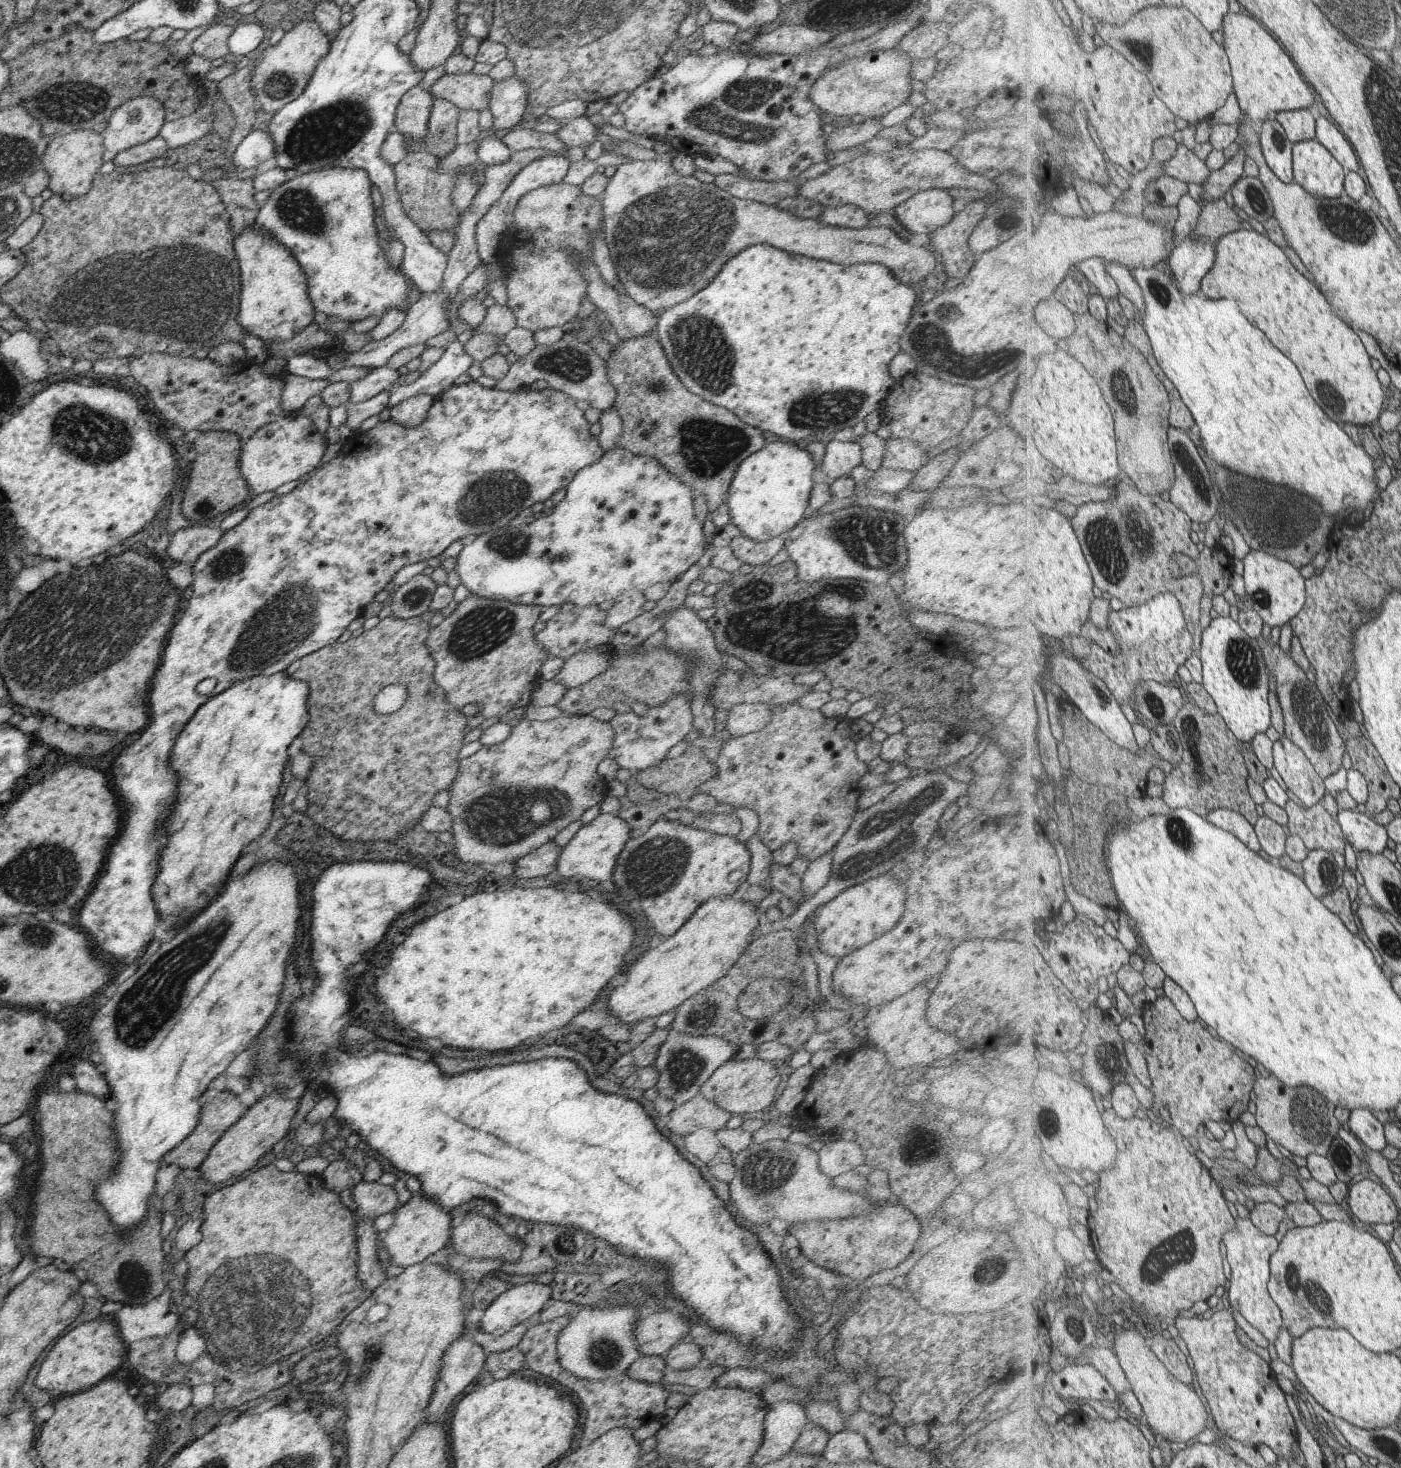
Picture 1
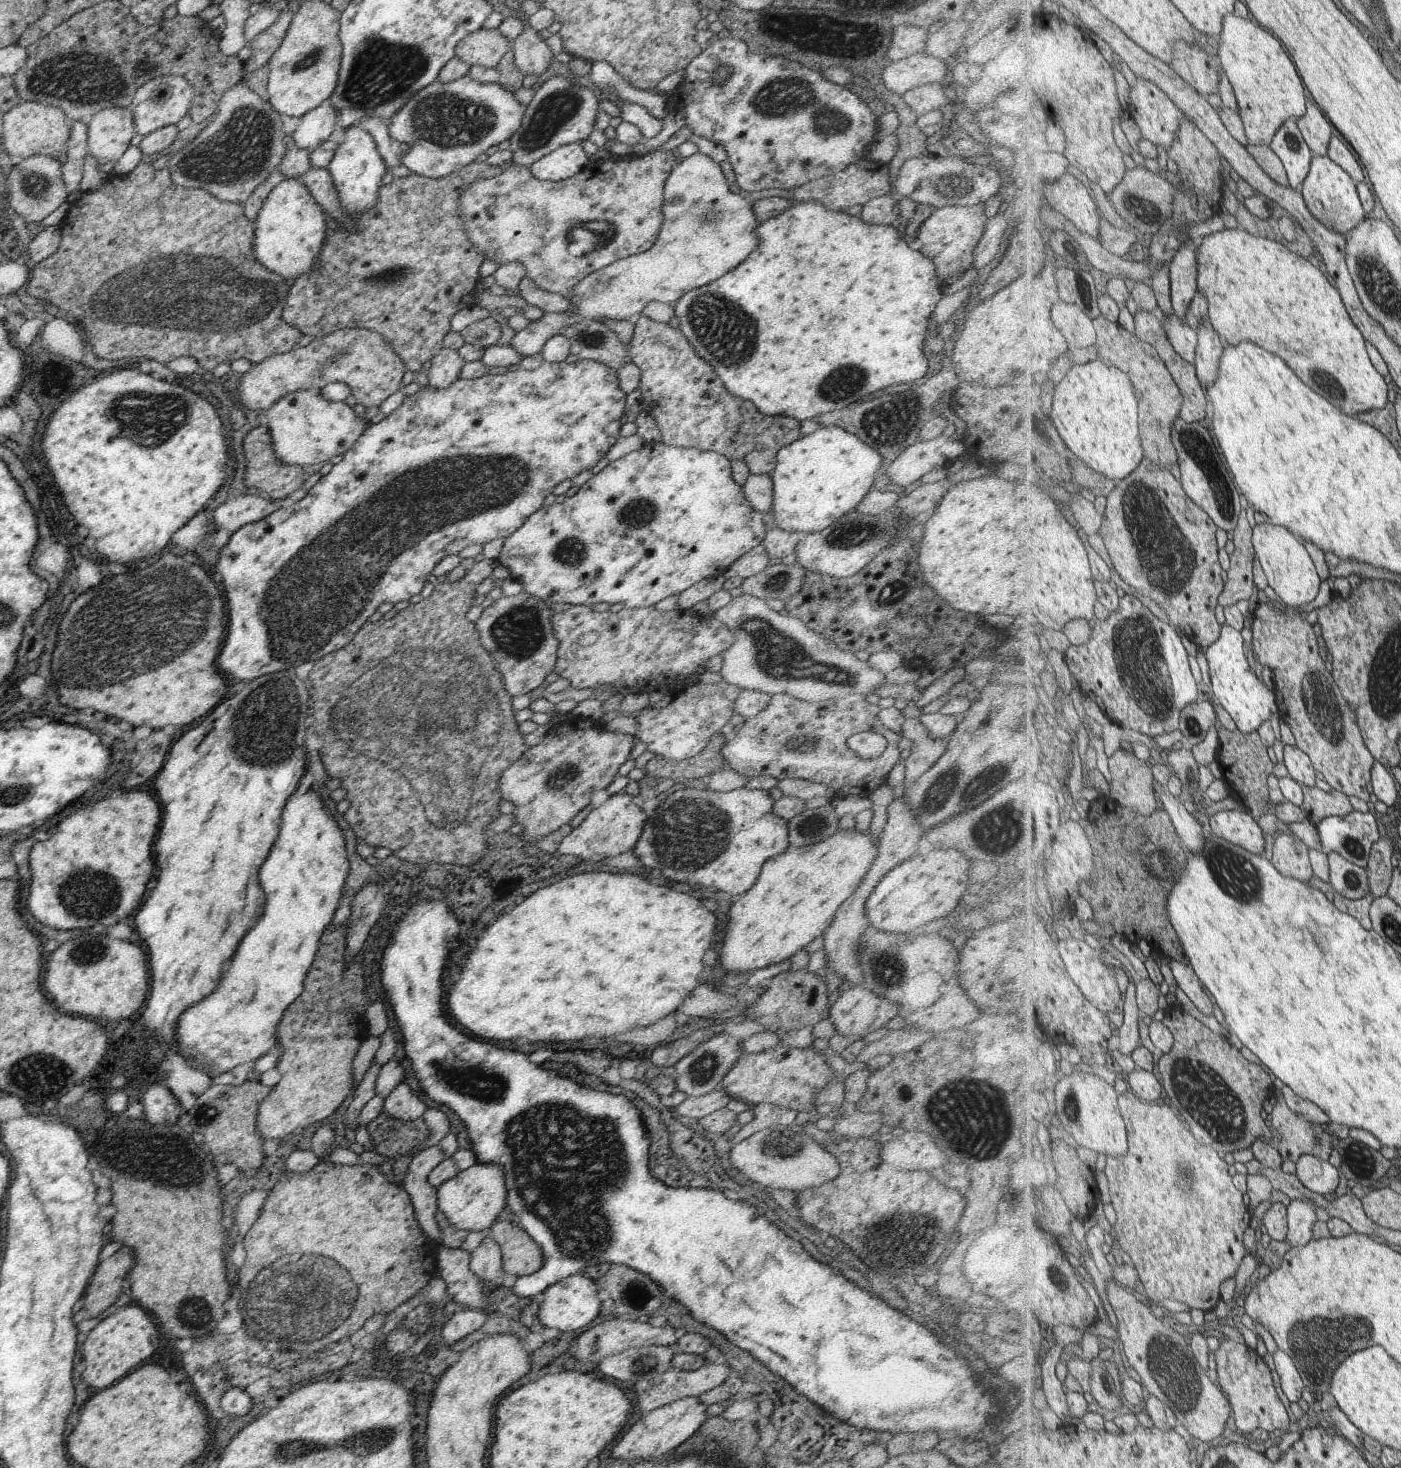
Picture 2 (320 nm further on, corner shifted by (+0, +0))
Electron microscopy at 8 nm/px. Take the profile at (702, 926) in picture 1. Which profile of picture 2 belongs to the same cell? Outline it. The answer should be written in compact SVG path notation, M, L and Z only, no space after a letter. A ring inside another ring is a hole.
M837 829L833 835L819 842L797 848L788 847L781 854L763 862L753 886L737 896L729 909L727 930L717 958L723 976L728 973L753 972L758 968L781 962L807 946L813 938L822 937L839 905L861 884L865 873L873 864L878 853L878 842L879 836L872 837L869 829Z

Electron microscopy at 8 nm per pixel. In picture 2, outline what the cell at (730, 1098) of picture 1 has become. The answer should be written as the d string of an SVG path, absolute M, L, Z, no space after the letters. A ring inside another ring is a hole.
M777 1044L771 1050L741 1054L722 1078L720 1085L731 1099L801 1110L812 1107L814 1093L825 1086L833 1075L834 1070L825 1063L825 1056L811 1045L794 1048Z

